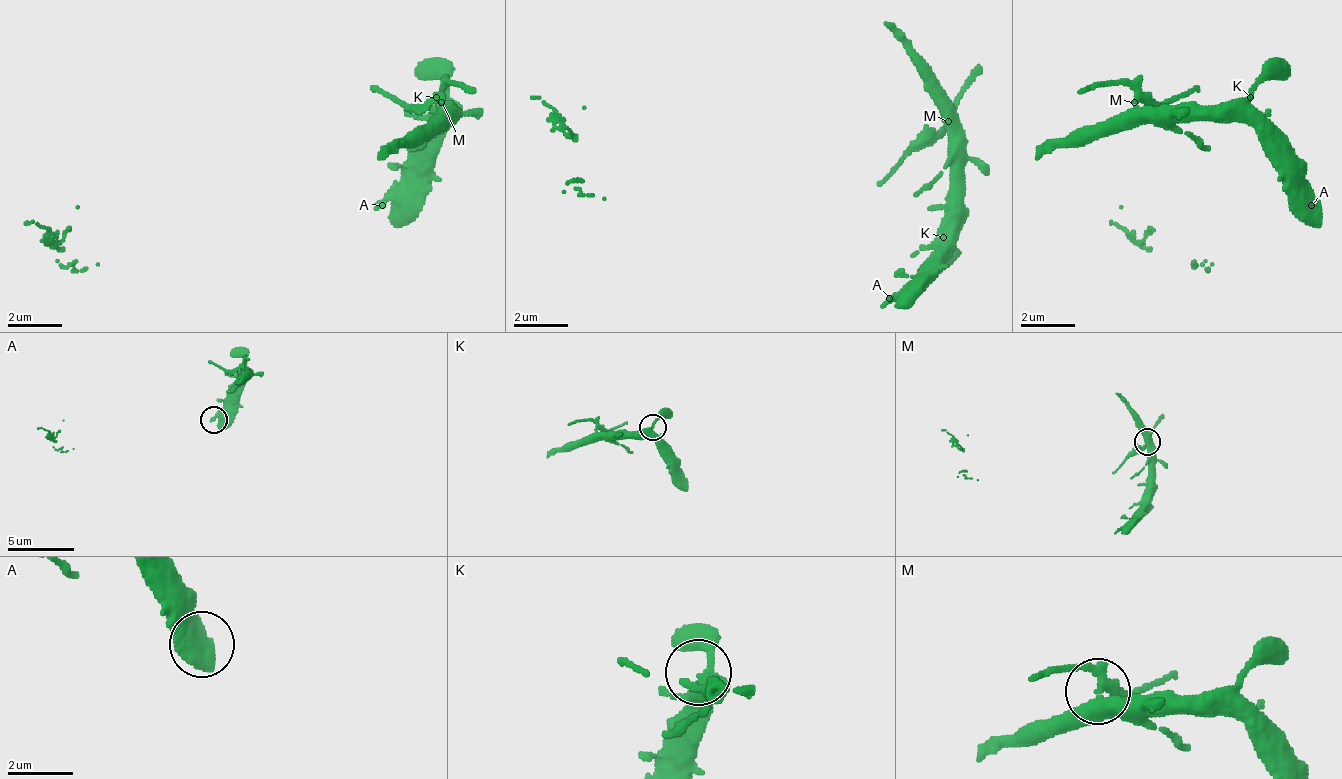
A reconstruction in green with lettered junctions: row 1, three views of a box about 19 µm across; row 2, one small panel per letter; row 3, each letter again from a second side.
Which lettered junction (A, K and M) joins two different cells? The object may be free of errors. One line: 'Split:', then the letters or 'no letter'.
Split: M

